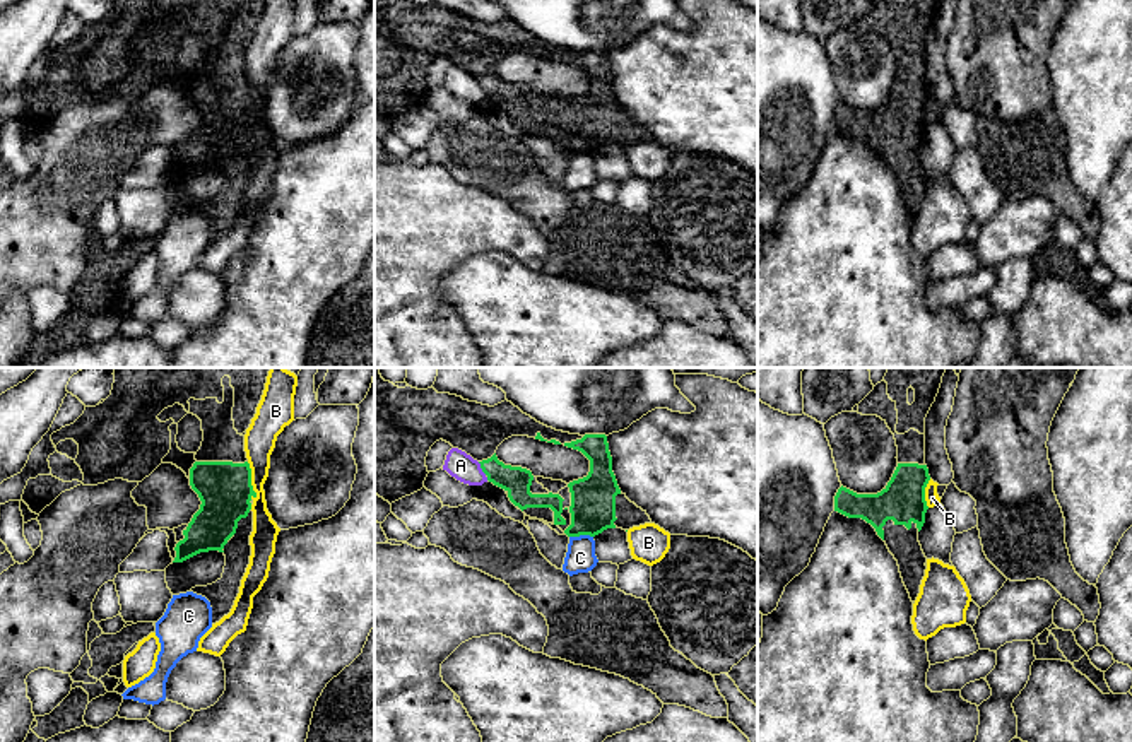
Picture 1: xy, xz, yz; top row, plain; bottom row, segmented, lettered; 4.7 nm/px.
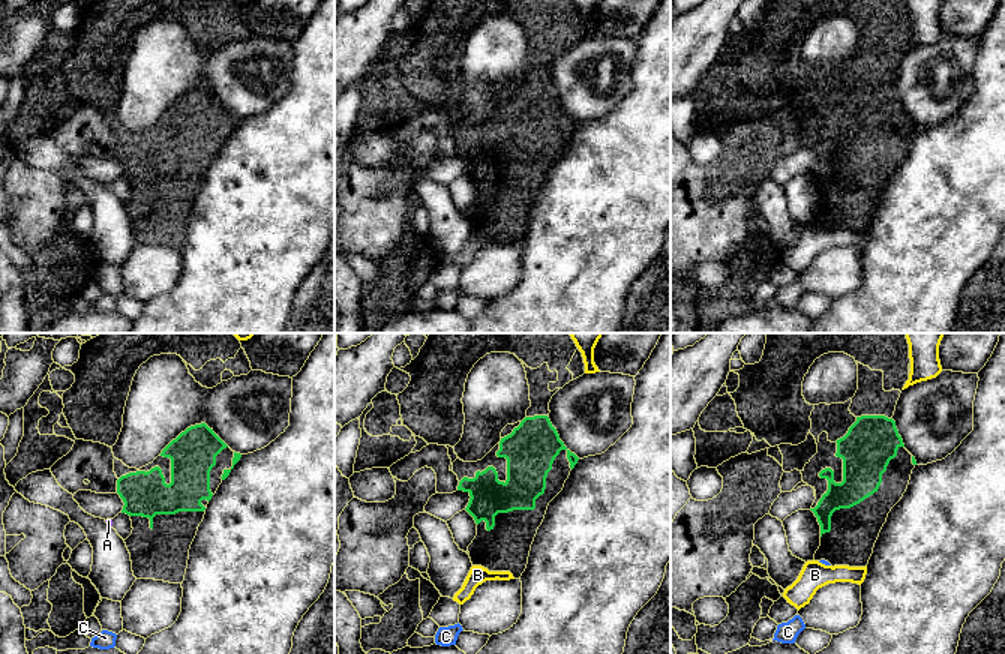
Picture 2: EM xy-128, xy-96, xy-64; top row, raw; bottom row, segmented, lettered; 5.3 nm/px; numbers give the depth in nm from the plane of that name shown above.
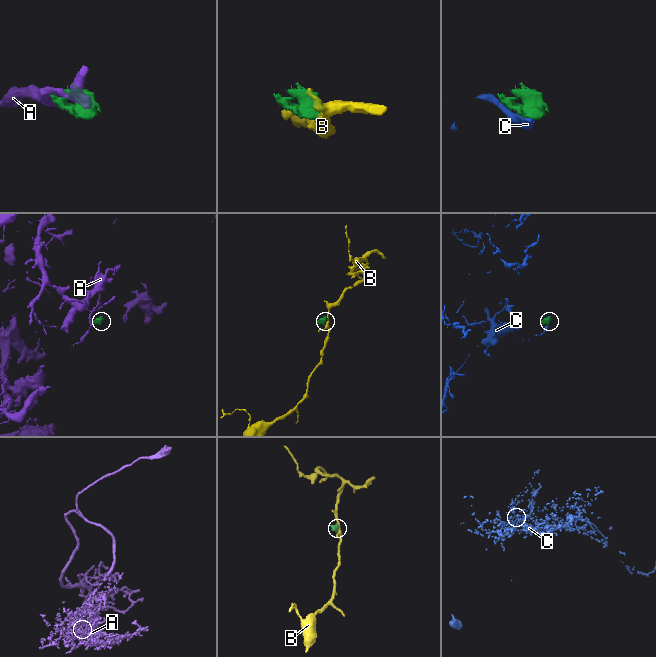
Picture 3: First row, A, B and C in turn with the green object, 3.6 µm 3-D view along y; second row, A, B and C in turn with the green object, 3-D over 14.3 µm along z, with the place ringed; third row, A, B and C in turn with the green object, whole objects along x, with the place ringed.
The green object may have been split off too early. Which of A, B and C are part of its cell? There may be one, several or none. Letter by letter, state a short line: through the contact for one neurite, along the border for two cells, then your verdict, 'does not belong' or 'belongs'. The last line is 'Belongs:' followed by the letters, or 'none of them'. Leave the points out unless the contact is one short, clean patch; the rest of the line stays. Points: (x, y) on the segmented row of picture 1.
A: xz (477, 462), (486, 474) | does not belong
B: xy (247, 462), (252, 472), (255, 498) | does not belong
C: does not belong
Belongs: none of them

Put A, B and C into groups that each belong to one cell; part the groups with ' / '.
A / B / C

